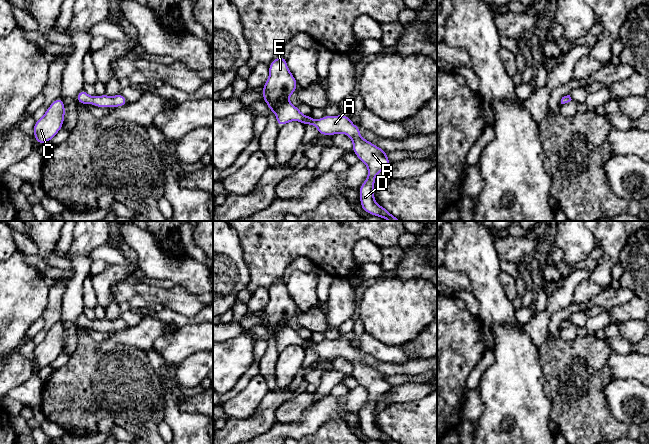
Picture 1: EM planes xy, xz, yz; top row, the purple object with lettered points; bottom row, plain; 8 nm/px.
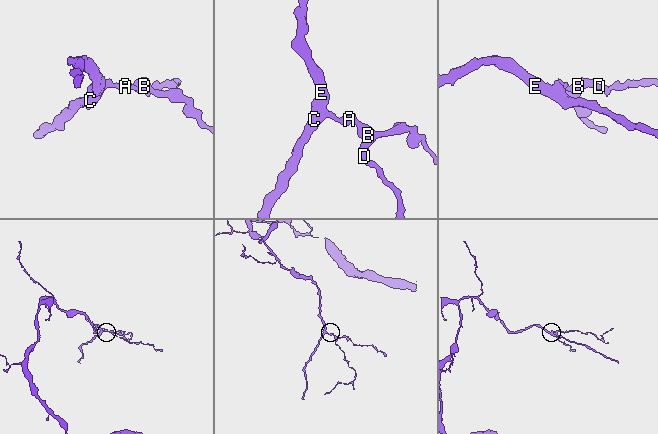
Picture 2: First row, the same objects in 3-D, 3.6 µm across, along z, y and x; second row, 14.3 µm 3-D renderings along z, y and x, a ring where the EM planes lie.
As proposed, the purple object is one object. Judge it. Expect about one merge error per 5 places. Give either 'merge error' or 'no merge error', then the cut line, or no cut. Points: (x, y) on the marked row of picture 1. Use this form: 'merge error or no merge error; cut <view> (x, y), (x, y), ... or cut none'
no merge error; cut none

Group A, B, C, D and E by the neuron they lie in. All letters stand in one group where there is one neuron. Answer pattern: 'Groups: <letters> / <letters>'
Groups: A B C D E

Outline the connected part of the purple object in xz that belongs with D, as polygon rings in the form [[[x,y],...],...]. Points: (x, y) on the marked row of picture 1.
[[[285,56],[277,57],[269,64],[269,78],[263,86],[262,95],[269,106],[269,111],[275,113],[278,126],[281,127],[290,121],[299,121],[304,125],[315,125],[320,135],[332,136],[344,133],[349,136],[353,142],[353,152],[368,167],[368,176],[358,189],[363,211],[389,221],[401,221],[383,206],[377,205],[374,198],[375,177],[391,164],[386,151],[361,138],[361,128],[355,126],[349,116],[325,115],[316,121],[311,116],[302,114],[298,107],[289,101],[290,95],[297,91],[297,85],[287,66]]]

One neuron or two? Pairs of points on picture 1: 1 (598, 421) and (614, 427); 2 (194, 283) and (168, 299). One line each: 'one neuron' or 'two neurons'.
1: one neuron
2: two neurons

